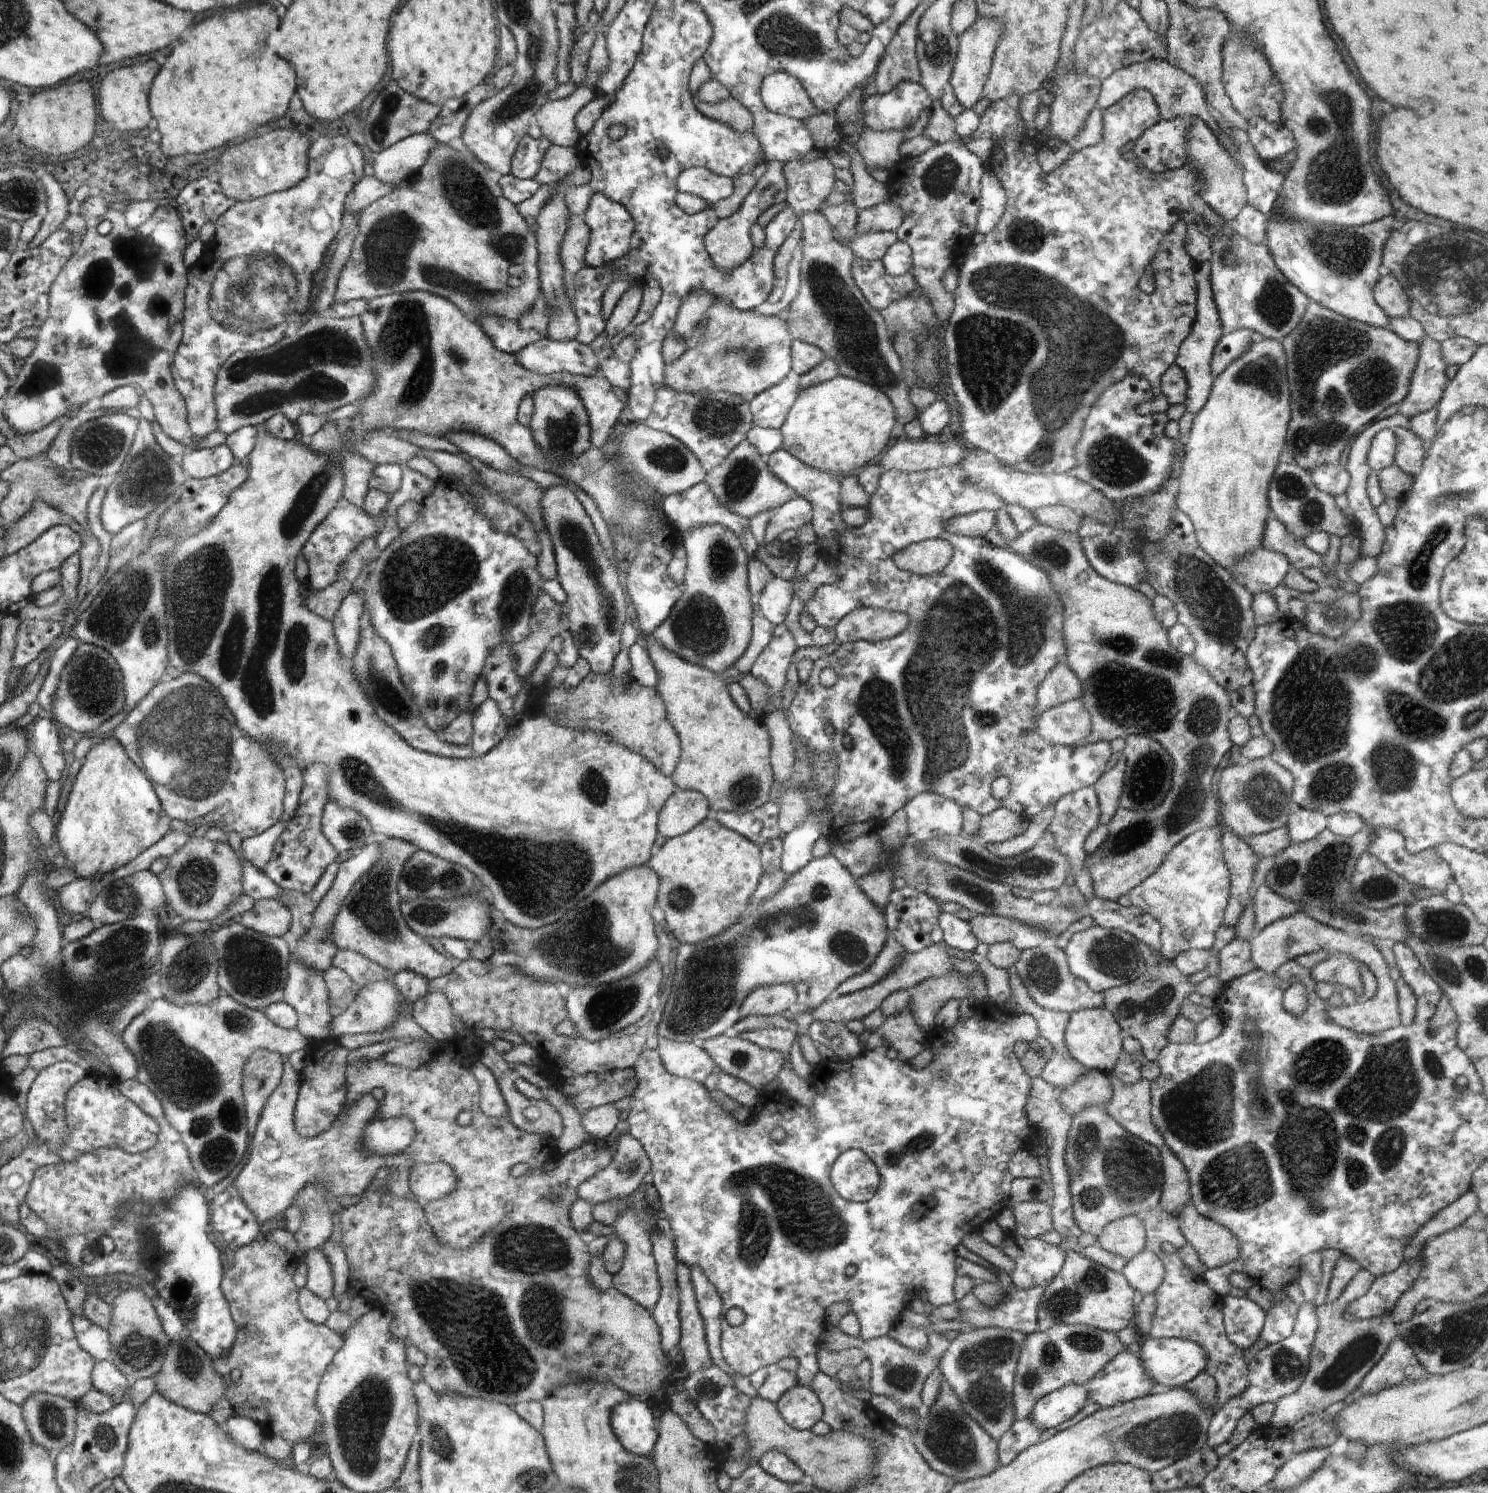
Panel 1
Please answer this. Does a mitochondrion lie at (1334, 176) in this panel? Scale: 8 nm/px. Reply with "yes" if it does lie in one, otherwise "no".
yes

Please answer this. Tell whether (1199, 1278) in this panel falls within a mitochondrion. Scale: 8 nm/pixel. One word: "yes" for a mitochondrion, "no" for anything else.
no

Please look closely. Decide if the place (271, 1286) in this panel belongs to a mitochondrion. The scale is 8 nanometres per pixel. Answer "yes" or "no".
no

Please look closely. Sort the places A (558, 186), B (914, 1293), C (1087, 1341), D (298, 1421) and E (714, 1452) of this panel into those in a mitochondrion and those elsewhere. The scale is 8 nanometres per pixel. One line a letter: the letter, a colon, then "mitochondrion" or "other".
A: other
B: other
C: mitochondrion
D: other
E: other

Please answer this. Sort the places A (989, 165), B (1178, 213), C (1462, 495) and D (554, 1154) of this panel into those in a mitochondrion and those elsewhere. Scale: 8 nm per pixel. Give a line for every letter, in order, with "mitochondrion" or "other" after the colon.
A: other
B: other
C: mitochondrion
D: other

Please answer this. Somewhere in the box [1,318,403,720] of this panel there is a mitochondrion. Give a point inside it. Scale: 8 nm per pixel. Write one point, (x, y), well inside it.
(250, 645)

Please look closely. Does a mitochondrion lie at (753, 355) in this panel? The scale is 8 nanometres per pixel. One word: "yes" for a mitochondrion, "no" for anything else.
yes

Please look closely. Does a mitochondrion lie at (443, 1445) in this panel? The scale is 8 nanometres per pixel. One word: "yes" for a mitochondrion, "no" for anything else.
yes

